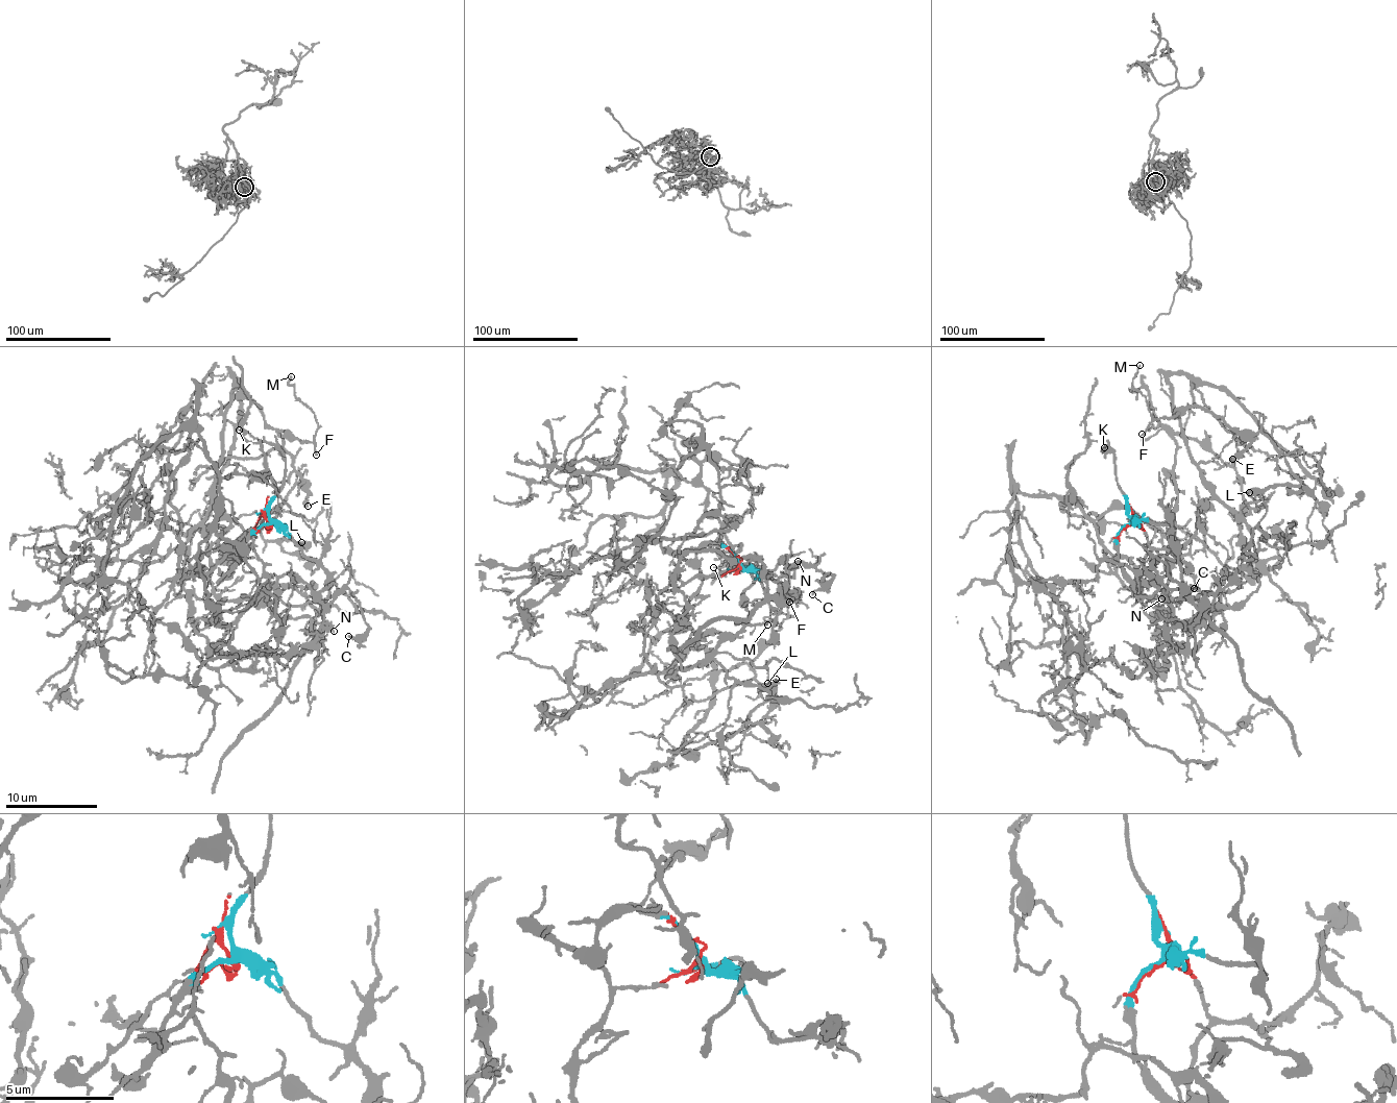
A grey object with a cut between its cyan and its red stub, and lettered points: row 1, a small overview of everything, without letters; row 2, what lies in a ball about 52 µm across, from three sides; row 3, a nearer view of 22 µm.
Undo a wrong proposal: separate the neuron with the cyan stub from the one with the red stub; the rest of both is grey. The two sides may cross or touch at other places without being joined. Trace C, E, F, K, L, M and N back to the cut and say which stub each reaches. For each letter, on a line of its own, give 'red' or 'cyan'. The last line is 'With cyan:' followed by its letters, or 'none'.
C: cyan
E: red
F: red
K: cyan
L: red
M: red
N: cyan
With cyan: C, K, N

